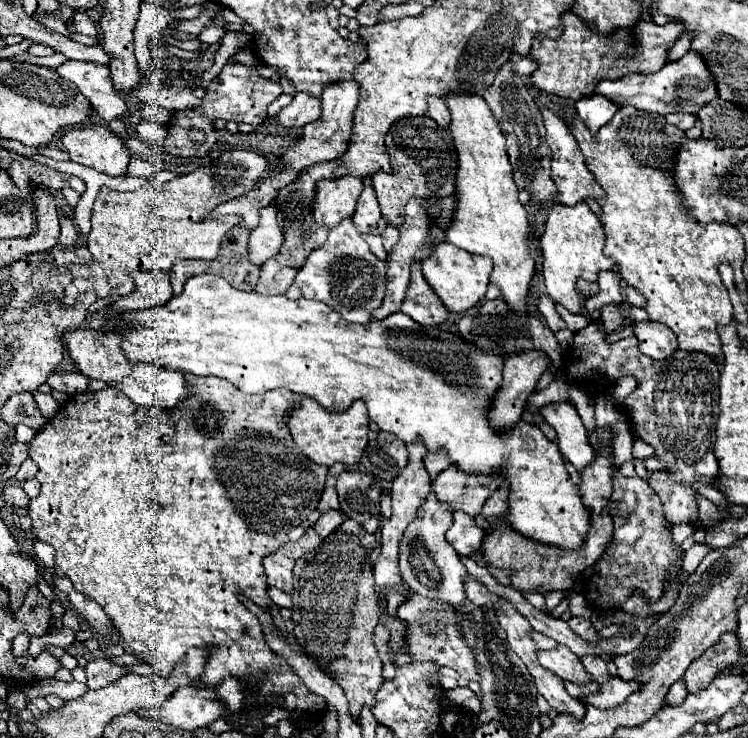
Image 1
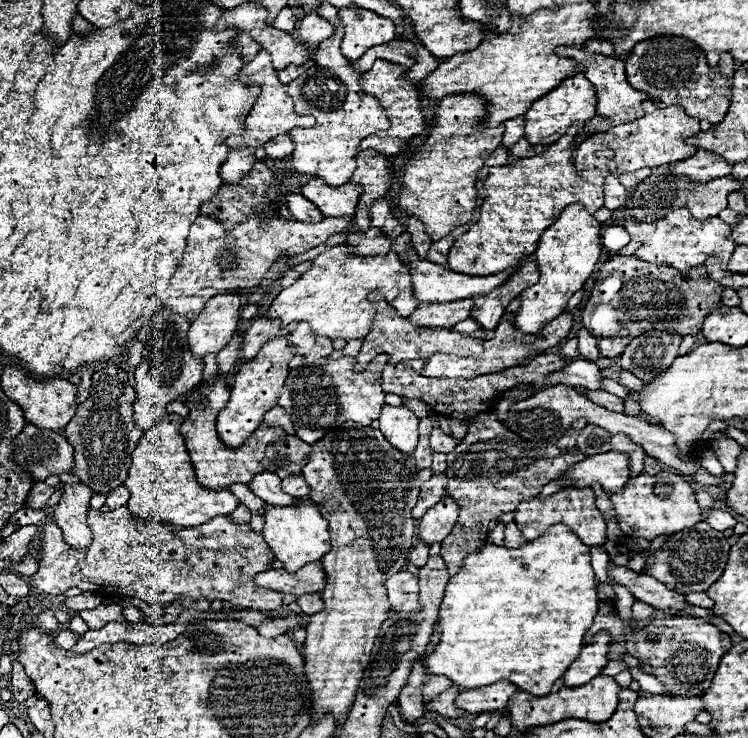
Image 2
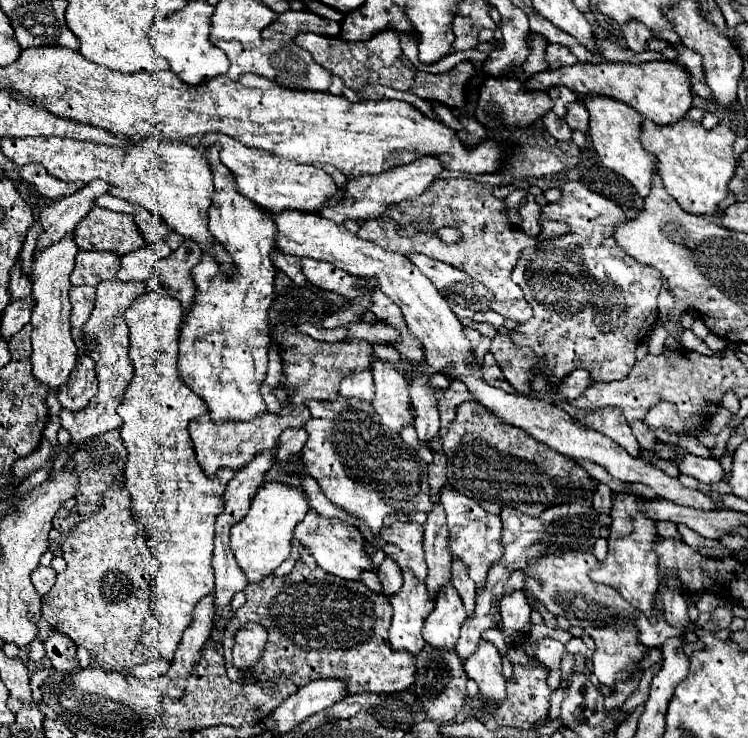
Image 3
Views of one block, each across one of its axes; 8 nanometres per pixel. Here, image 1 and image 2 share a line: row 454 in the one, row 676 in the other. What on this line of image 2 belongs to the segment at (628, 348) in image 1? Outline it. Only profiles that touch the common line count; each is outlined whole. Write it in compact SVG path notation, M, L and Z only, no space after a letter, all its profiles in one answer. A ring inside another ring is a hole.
M600 602L594 624L586 632L584 640L590 642L590 638L594 634L598 634L600 630L608 630L610 636L614 638L612 650L610 650L612 660L620 660L622 652L630 652L638 660L646 660L652 666L654 676L662 684L666 684L670 694L674 694L674 696L684 696L684 694L700 696L704 690L708 690L708 686L712 684L712 678L718 670L720 658L732 648L730 636L726 632L720 632L716 626L704 624L698 618L688 618L688 616L674 618L674 616L668 616L666 612L658 612L658 610L656 610L656 620L650 626L646 626L640 634L634 628L626 630L618 616L618 610L612 602ZM650 632L658 634L656 642L646 640L646 634L650 634ZM622 636L626 636L628 640L622 642Z

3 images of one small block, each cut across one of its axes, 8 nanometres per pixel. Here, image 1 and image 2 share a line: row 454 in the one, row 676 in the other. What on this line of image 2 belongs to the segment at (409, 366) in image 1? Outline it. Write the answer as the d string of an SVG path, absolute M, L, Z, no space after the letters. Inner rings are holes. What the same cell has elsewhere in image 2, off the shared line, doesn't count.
M554 524L554 526L548 526L540 538L532 540L532 542L526 542L524 546L520 548L504 548L504 546L494 546L494 544L484 544L482 548L478 548L474 554L470 554L466 560L464 560L464 566L462 570L452 576L448 580L448 586L446 586L446 596L442 598L442 604L440 604L440 628L442 628L442 638L440 638L440 644L438 648L424 660L428 672L432 674L444 674L448 676L456 686L460 688L476 688L476 686L488 686L492 682L498 682L498 680L510 680L514 682L520 690L524 692L530 692L532 696L548 696L554 682L568 670L568 666L578 658L580 650L582 650L582 642L584 642L584 634L586 630L592 626L592 620L598 612L598 592L596 592L596 586L598 586L598 580L592 572L592 564L590 564L590 548L592 546L586 546L584 542L580 542L580 538L576 538L576 534L566 526L566 524Z

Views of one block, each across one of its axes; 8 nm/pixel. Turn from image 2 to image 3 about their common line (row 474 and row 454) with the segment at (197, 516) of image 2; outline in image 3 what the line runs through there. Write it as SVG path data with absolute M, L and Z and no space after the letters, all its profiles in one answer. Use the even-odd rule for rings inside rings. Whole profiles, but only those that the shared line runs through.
M160 288L154 292L144 292L126 310L124 318L130 326L130 350L128 358L134 368L134 376L130 384L126 386L124 402L118 408L118 414L122 416L124 424L120 428L122 442L128 450L128 460L124 466L124 486L128 488L132 496L132 510L134 516L150 528L150 540L148 546L154 550L158 558L158 574L156 584L152 592L152 610L158 618L156 628L150 628L142 644L154 646L160 650L162 658L172 660L176 646L180 644L180 638L184 630L192 624L192 610L196 602L208 594L214 592L214 578L212 578L212 550L214 550L214 522L218 514L222 514L224 508L224 490L228 480L234 476L232 470L222 470L220 474L206 476L200 468L192 440L188 434L188 424L192 418L198 418L208 410L206 402L192 394L190 388L182 382L176 370L176 342L178 342L178 330L184 316L182 304L170 296L168 288Z

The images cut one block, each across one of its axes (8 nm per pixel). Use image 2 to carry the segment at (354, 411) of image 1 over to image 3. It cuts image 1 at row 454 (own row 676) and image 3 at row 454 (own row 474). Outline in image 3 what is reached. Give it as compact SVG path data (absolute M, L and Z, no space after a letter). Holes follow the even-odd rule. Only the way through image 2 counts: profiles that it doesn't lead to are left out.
M338 396L336 402L310 402L312 420L306 422L308 442L302 448L302 460L312 472L312 478L320 484L322 492L342 506L344 510L356 514L358 518L364 518L368 526L372 526L372 532L378 534L382 528L384 516L392 514L394 510L408 510L408 514L414 512L428 512L430 510L430 496L428 496L428 464L416 454L412 446L408 446L400 434L392 430L384 430L380 426L378 414L372 414L372 404L358 400L358 398L344 398Z

